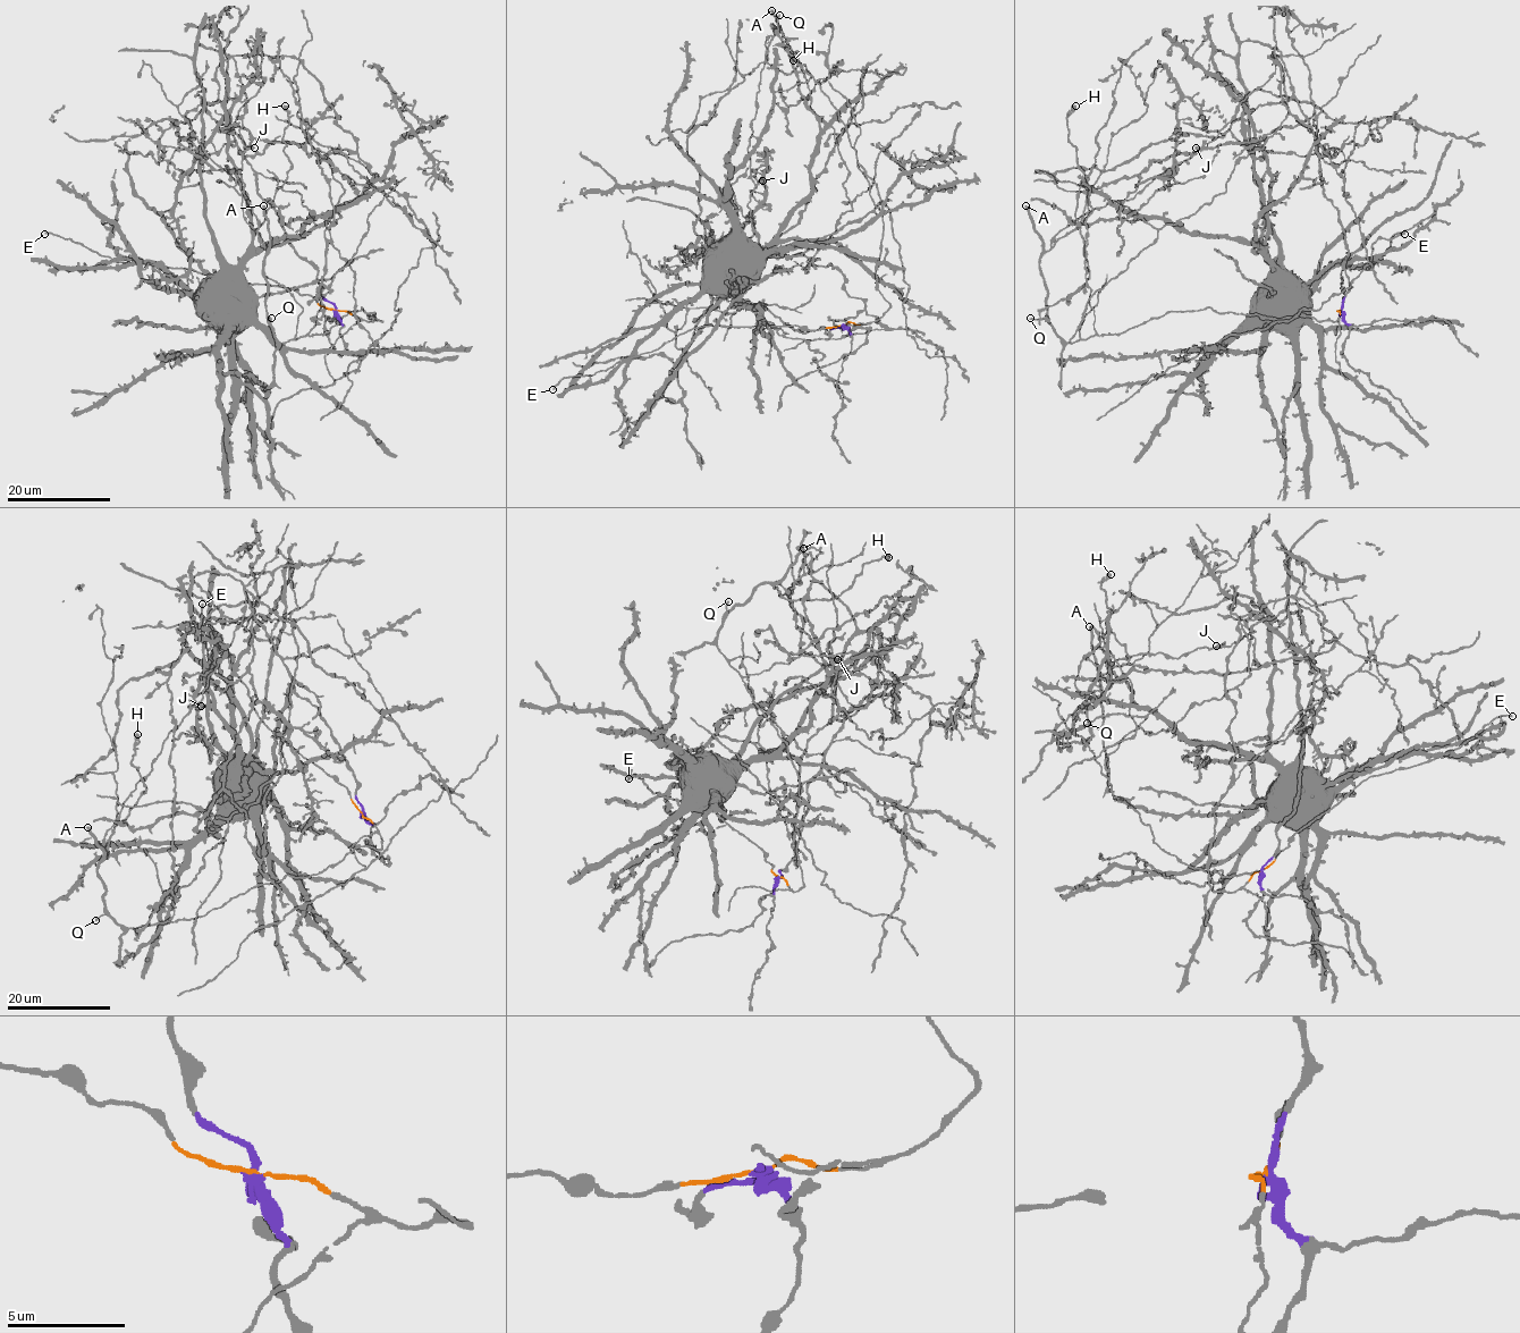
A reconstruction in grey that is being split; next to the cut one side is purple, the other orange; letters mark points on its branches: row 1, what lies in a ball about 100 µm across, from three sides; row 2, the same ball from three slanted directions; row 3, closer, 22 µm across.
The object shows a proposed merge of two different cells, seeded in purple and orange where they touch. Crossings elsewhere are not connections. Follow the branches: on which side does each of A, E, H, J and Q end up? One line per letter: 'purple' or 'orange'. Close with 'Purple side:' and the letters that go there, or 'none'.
A: orange
E: orange
H: orange
J: orange
Q: orange
Purple side: none

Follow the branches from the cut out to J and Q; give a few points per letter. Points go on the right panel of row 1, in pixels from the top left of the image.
J: (1341, 310), (1335, 321), (1209, 308), (1084, 339), (1056, 334), (1039, 267), (1052, 241), (1131, 199), (1195, 146)
Q: (1341, 310), (1335, 321), (1209, 308), (1166, 311), (1124, 332), (1066, 343), (1045, 319), (1029, 318)

